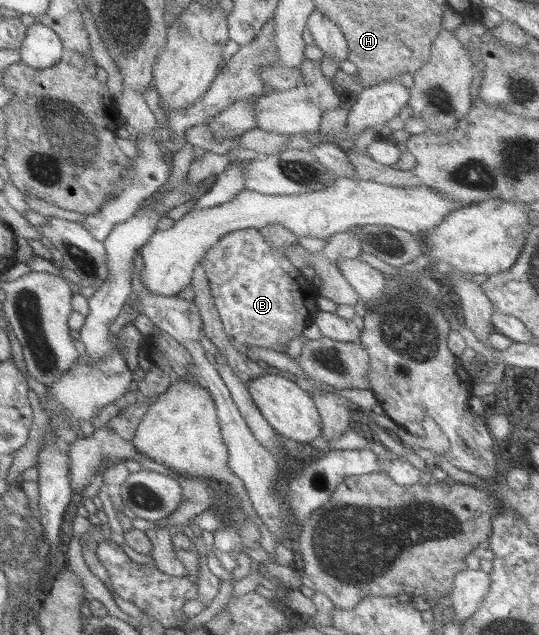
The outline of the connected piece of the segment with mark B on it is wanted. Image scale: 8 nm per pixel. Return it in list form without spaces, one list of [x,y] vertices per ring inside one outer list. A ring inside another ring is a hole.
[[[244,229],[237,230],[228,234],[223,235],[221,239],[213,247],[210,247],[203,259],[200,261],[205,278],[208,282],[208,287],[212,296],[213,305],[215,311],[218,314],[218,318],[221,322],[222,329],[228,336],[229,342],[238,350],[240,353],[246,354],[247,349],[259,348],[259,349],[269,349],[276,350],[279,352],[285,352],[287,342],[289,340],[301,336],[301,330],[311,326],[313,324],[313,318],[317,312],[317,307],[315,307],[315,300],[320,298],[317,293],[317,289],[313,287],[313,283],[305,281],[301,276],[297,268],[295,268],[292,263],[282,254],[273,251],[273,248],[269,247],[269,244],[265,243],[265,238],[261,237],[261,234],[257,229]]]

